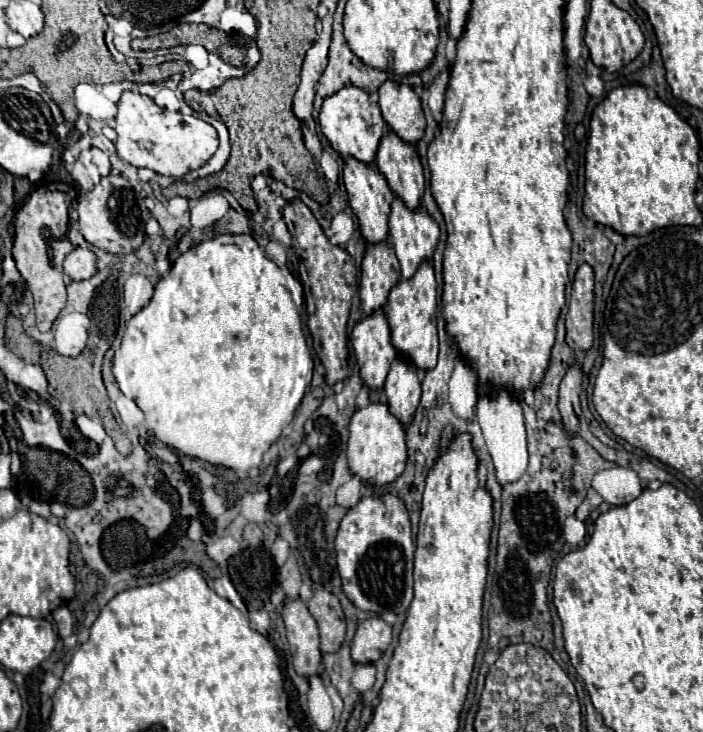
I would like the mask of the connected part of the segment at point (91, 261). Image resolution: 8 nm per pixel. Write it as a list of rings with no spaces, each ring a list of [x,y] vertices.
[[[73,249],[67,257],[65,257],[65,273],[73,279],[73,281],[83,281],[95,275],[97,271],[97,257],[93,251],[89,249]]]

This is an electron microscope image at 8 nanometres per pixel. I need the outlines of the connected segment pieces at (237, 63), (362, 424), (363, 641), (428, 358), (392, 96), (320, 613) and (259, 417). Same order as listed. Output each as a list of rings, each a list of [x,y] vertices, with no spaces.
[[[179,23],[167,33],[145,37],[145,39],[133,39],[131,47],[135,51],[149,51],[149,49],[191,45],[191,43],[203,45],[207,51],[217,53],[225,63],[233,67],[245,67],[247,37],[241,33],[225,33],[203,23],[201,25]]]
[[[375,401],[375,403],[369,403],[367,407],[357,409],[351,417],[349,431],[351,435],[349,435],[347,457],[349,457],[351,473],[359,475],[363,481],[369,481],[373,485],[391,483],[403,473],[405,461],[407,461],[405,429],[403,429],[403,423],[395,415],[391,415],[387,403]]]
[[[369,617],[357,625],[351,643],[351,657],[355,663],[375,663],[391,643],[391,625],[381,617]]]
[[[423,261],[417,269],[417,273],[411,279],[401,279],[389,293],[389,299],[385,303],[385,315],[391,327],[391,343],[399,353],[403,353],[405,359],[411,359],[415,367],[419,369],[431,369],[437,363],[437,351],[439,351],[439,339],[437,339],[437,281],[433,275],[433,267],[429,261]]]
[[[387,79],[379,87],[379,107],[387,125],[409,143],[417,143],[425,133],[425,113],[415,89],[407,83]]]
[[[315,591],[307,607],[321,631],[321,651],[323,653],[339,651],[345,637],[345,615],[339,599],[327,591]]]
[[[217,235],[183,253],[173,263],[169,275],[159,279],[151,303],[143,307],[137,315],[133,315],[127,323],[121,347],[115,351],[113,357],[113,375],[119,383],[119,389],[127,397],[131,397],[137,403],[137,407],[145,413],[147,429],[153,431],[155,437],[161,439],[165,445],[189,457],[207,461],[211,465],[223,465],[235,471],[249,471],[261,465],[263,455],[273,445],[269,439],[279,439],[283,427],[293,421],[295,409],[299,407],[312,381],[314,364],[302,329],[303,308],[304,296],[299,280],[287,268],[280,268],[271,259],[267,259],[265,251],[257,245],[257,241],[251,235]]]

